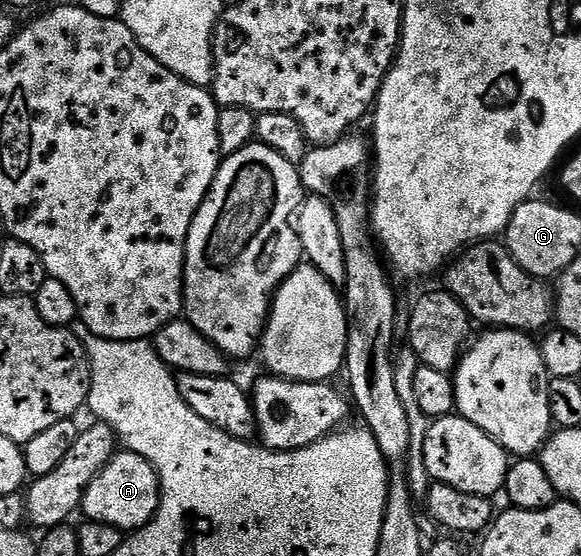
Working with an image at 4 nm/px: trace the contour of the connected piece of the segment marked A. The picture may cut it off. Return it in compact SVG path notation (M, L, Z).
M129 450L119 451L82 495L81 515L86 520L104 522L123 530L137 530L150 523L158 514L158 500L162 496L162 485L156 470L143 456Z

